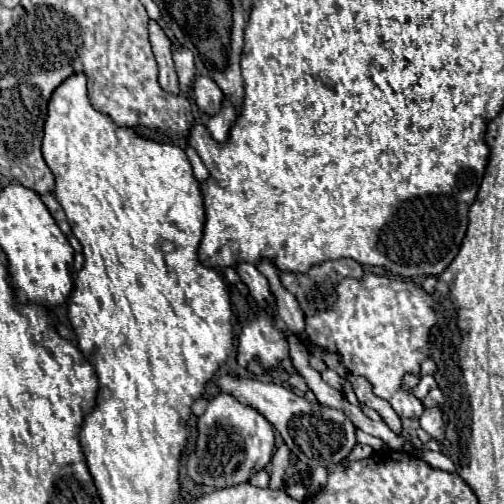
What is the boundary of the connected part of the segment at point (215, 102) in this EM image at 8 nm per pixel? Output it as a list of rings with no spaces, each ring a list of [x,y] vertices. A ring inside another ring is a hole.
[[[196,77],[192,91],[194,91],[194,101],[200,107],[200,111],[204,111],[210,117],[216,115],[216,111],[220,111],[224,93],[210,77]]]

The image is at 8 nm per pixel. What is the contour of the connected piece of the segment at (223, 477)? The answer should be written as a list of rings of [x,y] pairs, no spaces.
[[[220,393],[208,403],[206,413],[198,419],[196,451],[188,455],[186,471],[196,483],[224,489],[246,483],[254,471],[260,471],[268,465],[272,453],[274,431],[264,415],[260,415],[254,407],[240,403],[232,395]]]

